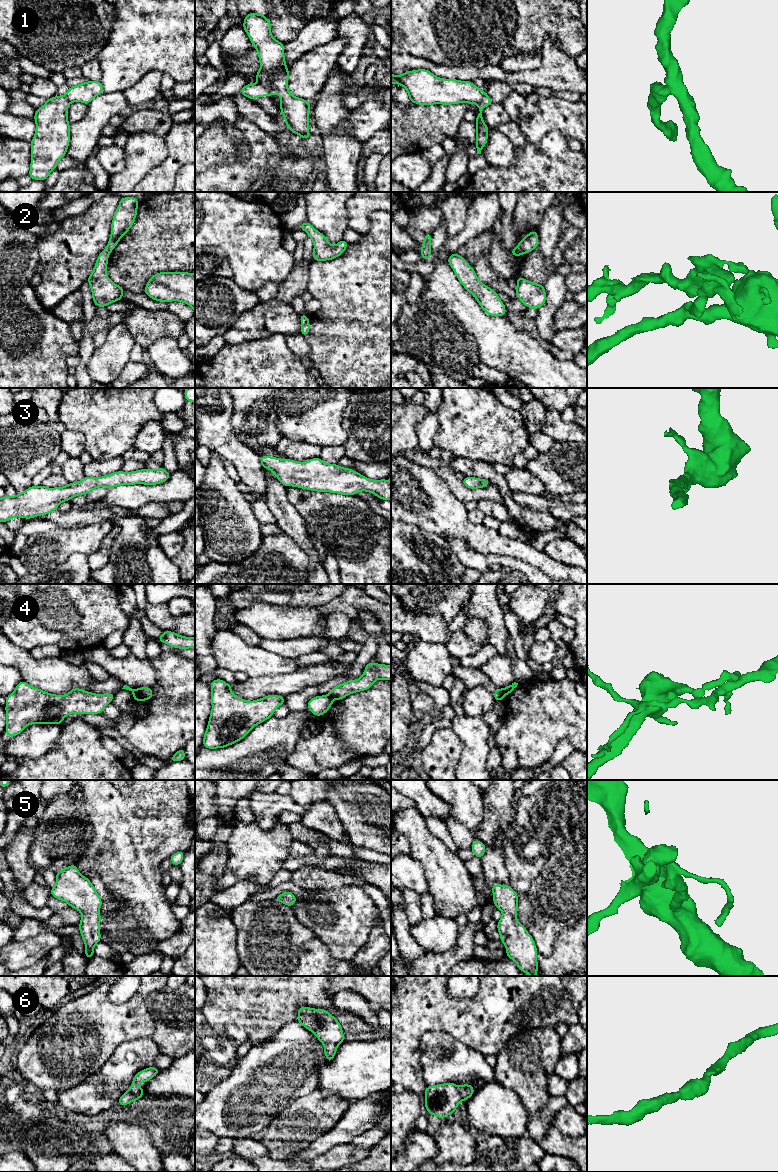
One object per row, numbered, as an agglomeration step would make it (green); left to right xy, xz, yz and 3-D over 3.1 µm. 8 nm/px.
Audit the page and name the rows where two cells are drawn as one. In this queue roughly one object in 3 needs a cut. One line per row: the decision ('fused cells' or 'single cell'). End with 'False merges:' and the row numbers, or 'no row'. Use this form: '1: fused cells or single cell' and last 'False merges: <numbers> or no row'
1: fused cells
2: single cell
3: single cell
4: fused cells
5: single cell
6: single cell
False merges: 1, 4

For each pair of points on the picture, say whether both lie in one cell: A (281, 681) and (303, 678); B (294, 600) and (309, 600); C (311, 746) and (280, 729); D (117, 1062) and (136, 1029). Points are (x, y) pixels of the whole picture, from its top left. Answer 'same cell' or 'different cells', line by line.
A: same cell
B: same cell
C: different cells
D: different cells

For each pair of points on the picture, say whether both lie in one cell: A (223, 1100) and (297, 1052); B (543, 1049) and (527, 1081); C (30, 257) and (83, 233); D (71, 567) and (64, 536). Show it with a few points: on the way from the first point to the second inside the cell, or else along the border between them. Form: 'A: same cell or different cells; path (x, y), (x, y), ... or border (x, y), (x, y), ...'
A: same cell; path (241, 1100), (247, 1100), (279, 1070)
B: same cell; path (535, 1057), (527, 1066), (527, 1073)
C: different cells; border (37, 235), (38, 262), (40, 264)
D: different cells; border (87, 555), (73, 553), (51, 572)

